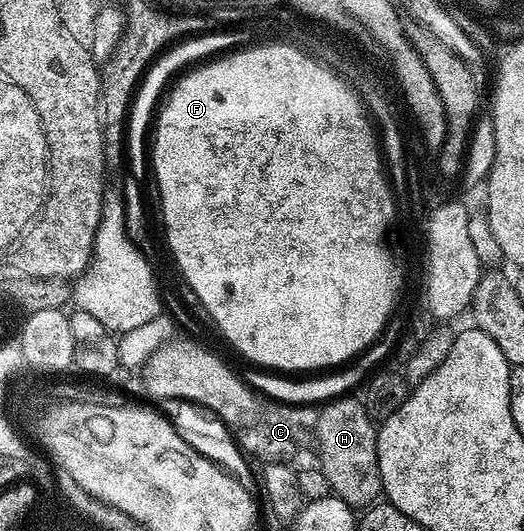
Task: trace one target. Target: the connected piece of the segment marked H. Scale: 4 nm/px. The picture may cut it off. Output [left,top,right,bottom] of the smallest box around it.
[320,396,383,508]

